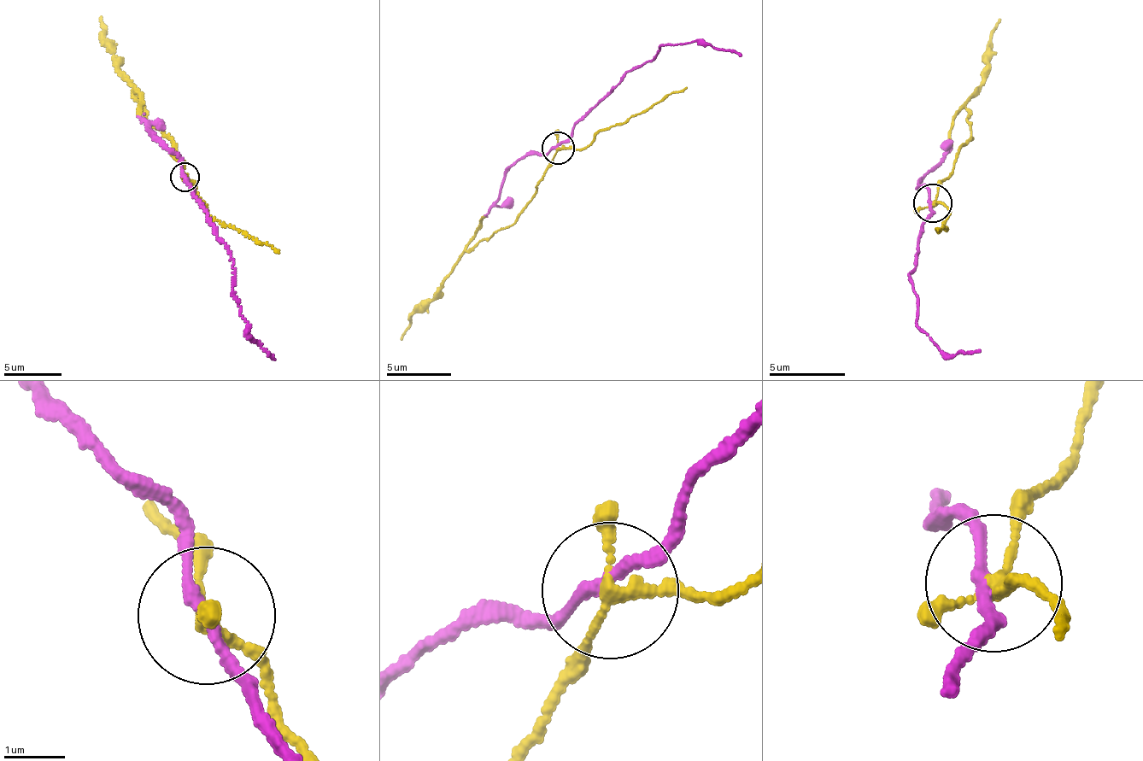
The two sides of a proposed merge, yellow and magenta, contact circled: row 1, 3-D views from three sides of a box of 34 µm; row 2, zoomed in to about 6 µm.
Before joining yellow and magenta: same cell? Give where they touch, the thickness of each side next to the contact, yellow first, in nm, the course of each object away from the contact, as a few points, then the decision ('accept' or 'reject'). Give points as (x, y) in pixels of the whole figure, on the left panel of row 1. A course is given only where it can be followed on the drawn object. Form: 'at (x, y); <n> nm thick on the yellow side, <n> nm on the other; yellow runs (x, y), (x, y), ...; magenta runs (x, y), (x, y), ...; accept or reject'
at (184, 177); 150 nm thick on the yellow side, 170 nm on the other; yellow runs (184, 177), (172, 137), (146, 120), (146, 111), (119, 70), (114, 43), (104, 32), (100, 19); magenta runs (184, 177), (204, 208), (217, 239), (225, 242), (235, 268), (232, 291), (254, 342), (274, 360); accept

